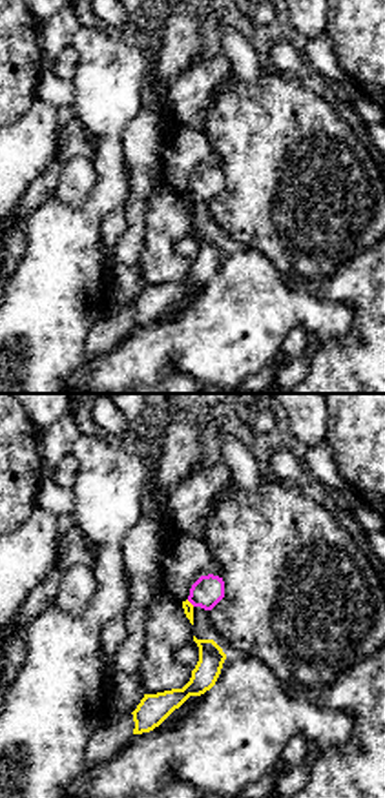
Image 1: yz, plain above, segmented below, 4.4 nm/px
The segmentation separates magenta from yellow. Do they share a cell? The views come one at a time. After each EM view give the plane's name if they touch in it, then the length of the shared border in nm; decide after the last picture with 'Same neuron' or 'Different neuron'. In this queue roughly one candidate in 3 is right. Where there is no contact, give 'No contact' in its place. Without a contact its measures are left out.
Touches magenta in yz. Shared border 50 nm

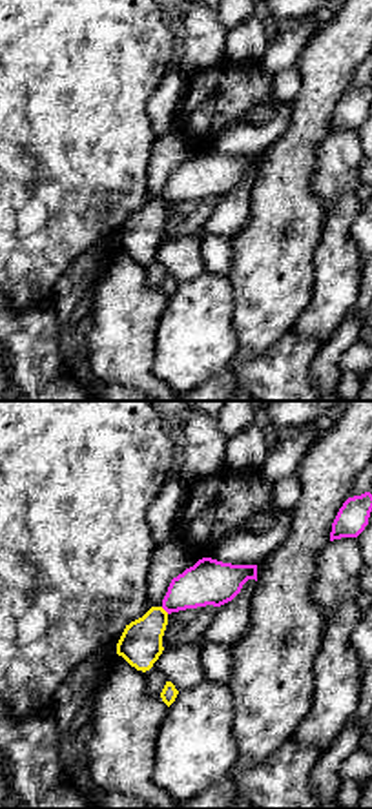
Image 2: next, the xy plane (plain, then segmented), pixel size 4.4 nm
Touches magenta in xy. Shared border 50 nm

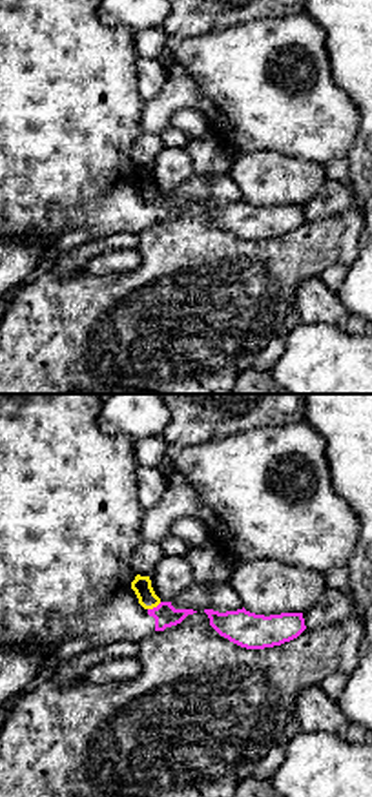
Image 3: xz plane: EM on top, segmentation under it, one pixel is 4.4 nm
Touches magenta in xz. Shared border 70 nm

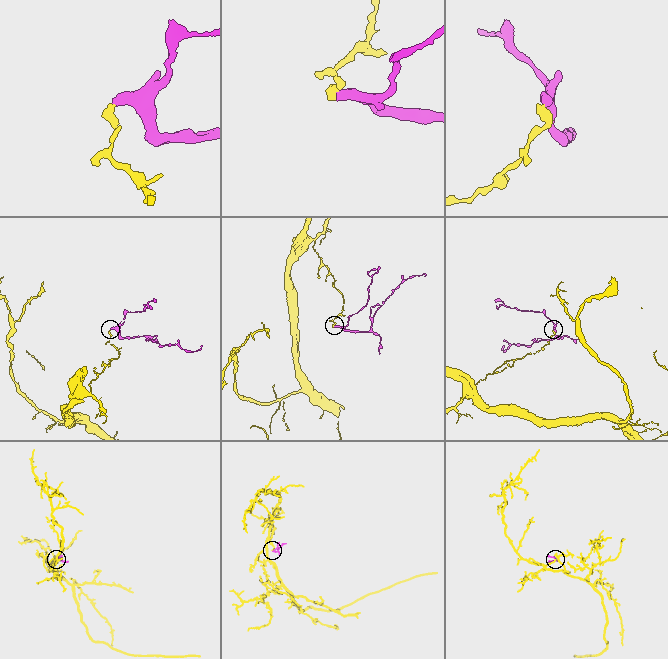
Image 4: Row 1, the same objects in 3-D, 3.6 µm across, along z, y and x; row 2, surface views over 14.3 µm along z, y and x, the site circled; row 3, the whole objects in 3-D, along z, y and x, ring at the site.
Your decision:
Different neuron

